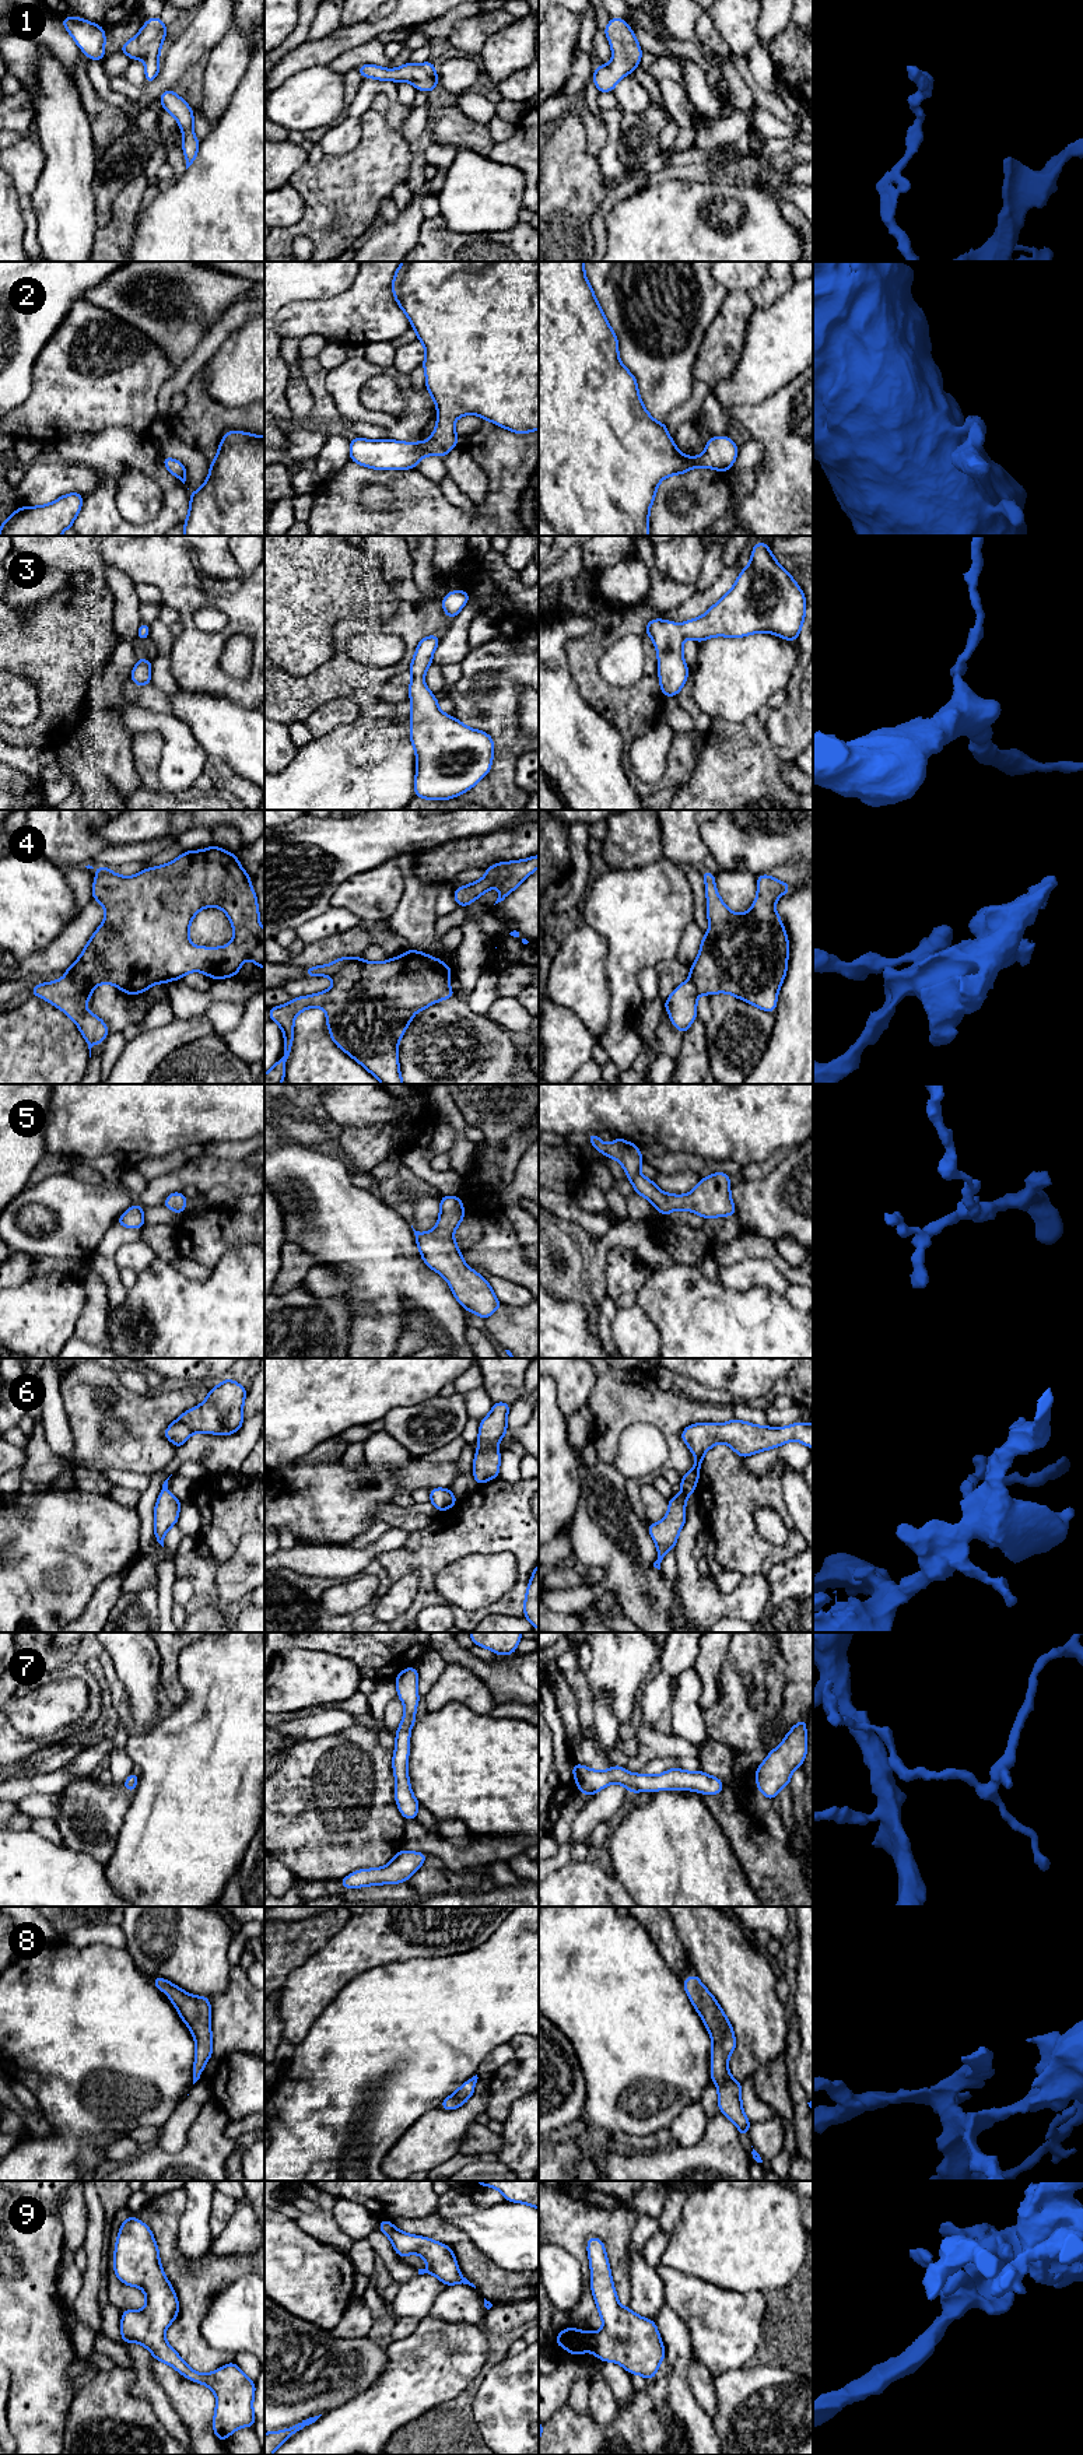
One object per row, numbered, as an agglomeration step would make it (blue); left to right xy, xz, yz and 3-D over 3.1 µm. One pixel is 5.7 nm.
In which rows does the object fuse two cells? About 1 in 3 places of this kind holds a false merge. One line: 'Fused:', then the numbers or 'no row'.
Fused: 4

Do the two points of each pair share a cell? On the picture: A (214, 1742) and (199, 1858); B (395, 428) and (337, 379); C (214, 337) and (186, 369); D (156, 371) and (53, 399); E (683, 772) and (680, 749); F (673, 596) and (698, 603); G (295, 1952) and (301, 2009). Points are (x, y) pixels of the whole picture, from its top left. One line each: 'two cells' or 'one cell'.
A: one cell
B: one cell
C: one cell
D: one cell
E: one cell
F: two cells
G: two cells

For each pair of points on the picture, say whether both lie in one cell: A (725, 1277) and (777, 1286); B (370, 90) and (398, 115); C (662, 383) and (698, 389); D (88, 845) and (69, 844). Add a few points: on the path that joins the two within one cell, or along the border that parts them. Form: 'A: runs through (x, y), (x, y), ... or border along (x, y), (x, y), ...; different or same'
A: runs through (738, 1277), (764, 1277); same
B: runs through (379, 88), (385, 88), (392, 95), (395, 105); same
C: border along (694, 382), (691, 395), (670, 413); different
D: runs through (84, 845), (73, 844); same

